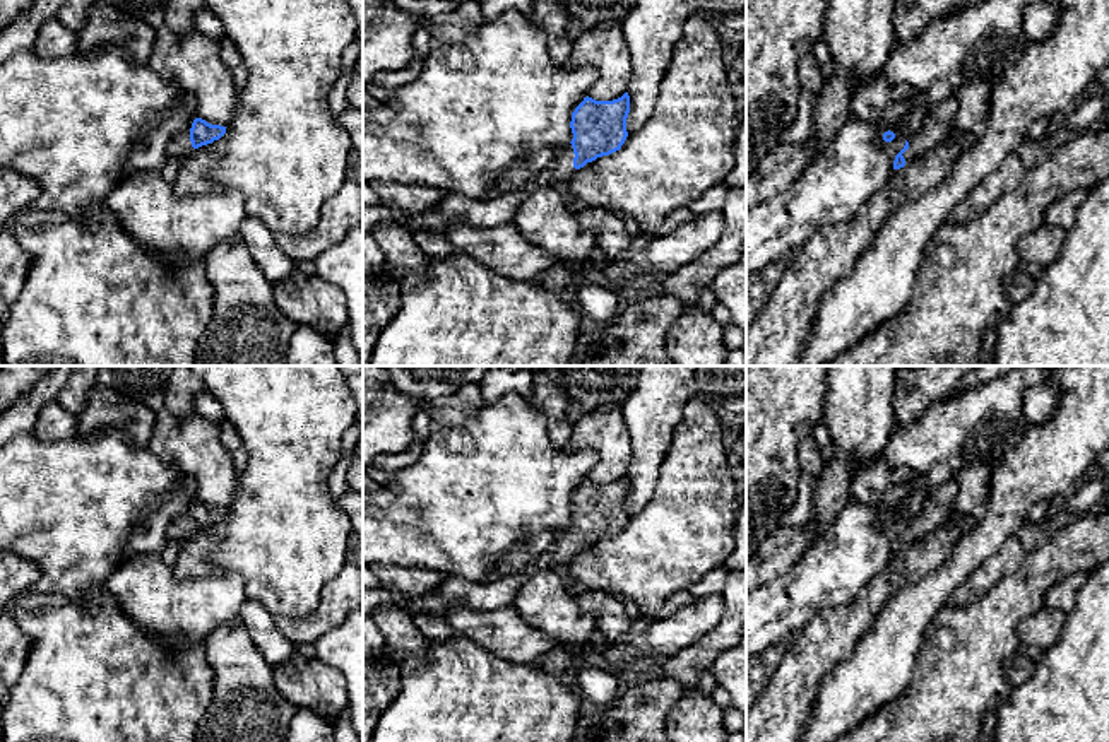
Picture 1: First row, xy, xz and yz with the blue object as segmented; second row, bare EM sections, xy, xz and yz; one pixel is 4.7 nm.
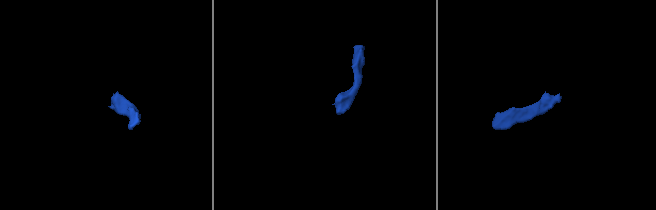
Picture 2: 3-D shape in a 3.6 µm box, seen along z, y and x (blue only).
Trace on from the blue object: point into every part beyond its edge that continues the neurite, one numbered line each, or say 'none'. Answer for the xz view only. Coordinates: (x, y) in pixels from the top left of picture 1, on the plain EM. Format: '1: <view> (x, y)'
1: xz (502, 592)

